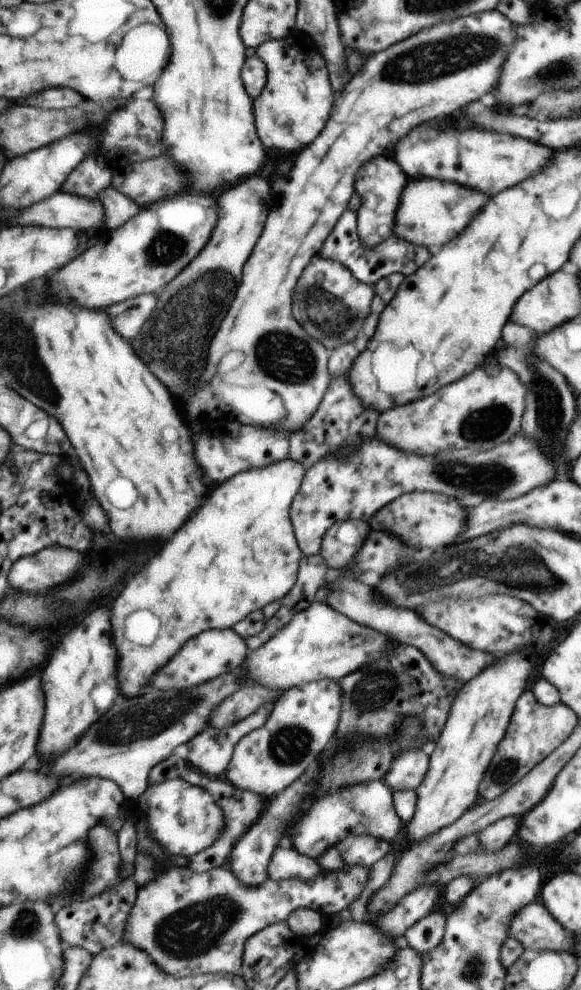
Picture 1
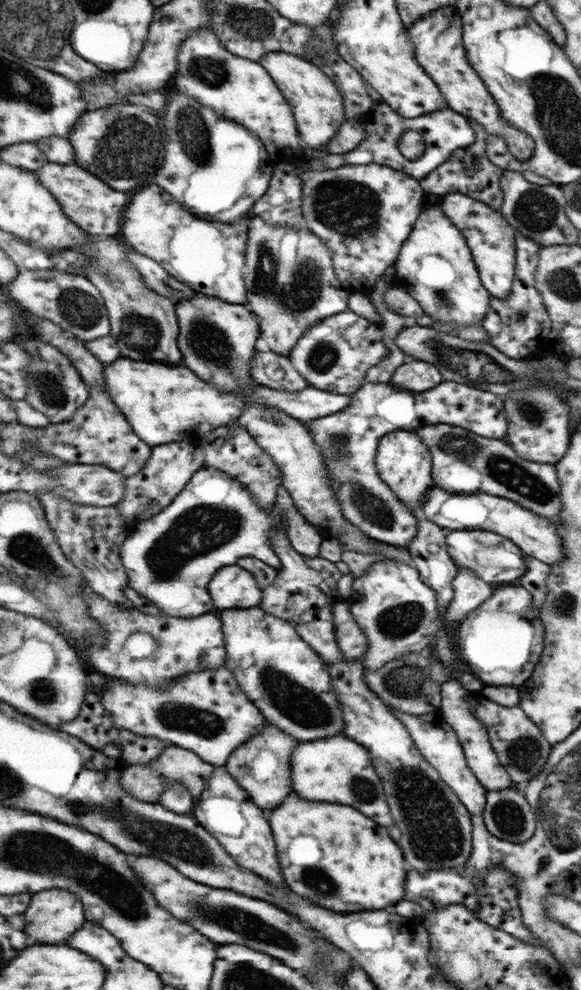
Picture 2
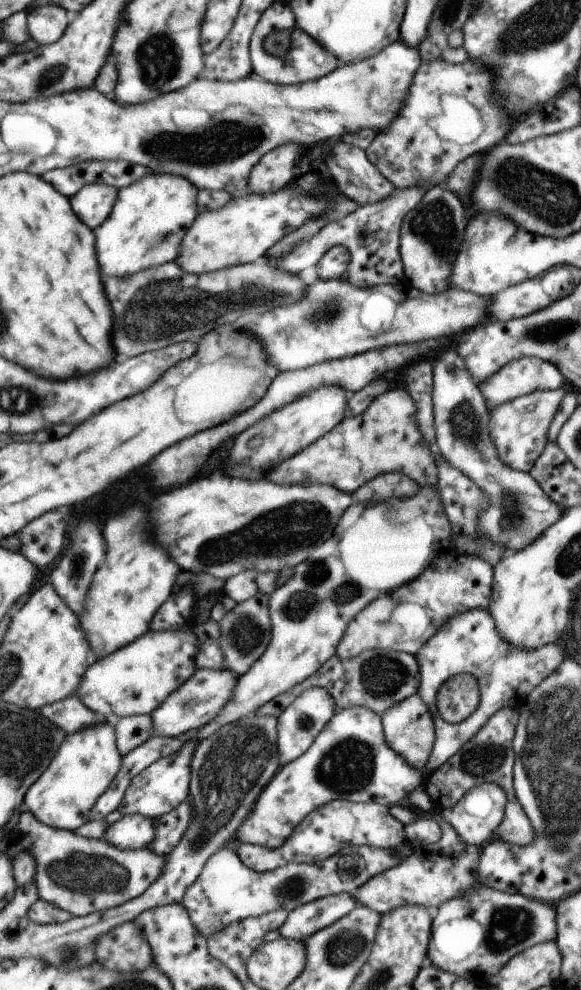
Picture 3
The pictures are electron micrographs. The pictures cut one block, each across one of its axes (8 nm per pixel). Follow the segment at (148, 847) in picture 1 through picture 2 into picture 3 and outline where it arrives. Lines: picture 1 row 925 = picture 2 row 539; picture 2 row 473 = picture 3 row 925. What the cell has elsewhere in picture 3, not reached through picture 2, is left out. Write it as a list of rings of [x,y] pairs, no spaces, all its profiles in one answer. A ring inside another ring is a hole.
[[[406,841],[392,852],[387,848],[345,845],[343,850],[321,862],[291,862],[271,871],[257,872],[242,861],[237,851],[223,847],[207,861],[202,875],[187,891],[182,903],[187,907],[195,928],[209,938],[223,932],[229,924],[249,917],[276,910],[292,911],[329,895],[355,892],[366,880],[401,864],[407,856],[411,856],[413,849]]]

